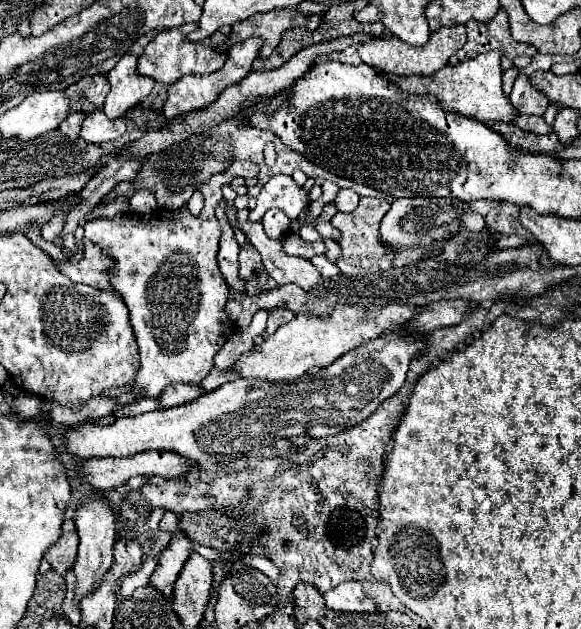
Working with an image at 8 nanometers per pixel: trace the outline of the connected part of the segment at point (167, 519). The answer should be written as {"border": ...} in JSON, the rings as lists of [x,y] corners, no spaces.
{"border":[[[165,510],[163,518],[161,518],[161,530],[173,534],[173,530],[181,530],[179,526],[181,526],[181,518],[179,518],[179,514],[173,514],[173,512]]]}

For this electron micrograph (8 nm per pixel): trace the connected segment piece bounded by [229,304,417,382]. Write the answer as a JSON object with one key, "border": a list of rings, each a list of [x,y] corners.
{"border":[[[337,306],[329,318],[313,318],[307,314],[297,314],[289,324],[283,324],[273,336],[263,340],[263,346],[253,346],[249,354],[243,354],[229,370],[237,372],[241,378],[255,378],[265,382],[293,382],[307,374],[309,368],[325,368],[335,362],[345,352],[357,348],[363,342],[369,342],[389,330],[395,330],[409,318],[415,318],[417,312],[413,306],[383,306],[363,310],[359,306]]]}

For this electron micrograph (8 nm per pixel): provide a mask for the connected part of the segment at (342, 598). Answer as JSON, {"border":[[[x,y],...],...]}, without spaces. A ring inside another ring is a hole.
{"border":[[[343,582],[323,594],[325,606],[339,612],[375,612],[377,604],[363,592],[361,582]]]}

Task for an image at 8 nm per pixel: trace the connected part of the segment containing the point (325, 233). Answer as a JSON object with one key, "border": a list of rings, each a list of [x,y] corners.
{"border":[[[317,218],[315,222],[313,222],[313,228],[323,236],[323,238],[331,238],[331,240],[341,240],[341,234],[339,234],[339,230],[337,228],[333,228],[331,226],[331,222],[325,222],[325,220],[321,220],[321,218]]]}

